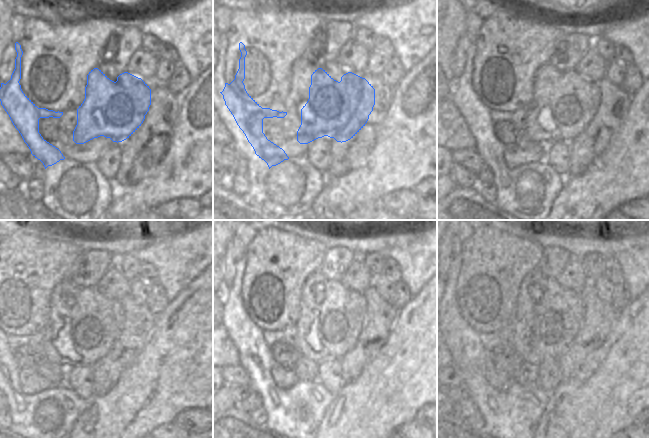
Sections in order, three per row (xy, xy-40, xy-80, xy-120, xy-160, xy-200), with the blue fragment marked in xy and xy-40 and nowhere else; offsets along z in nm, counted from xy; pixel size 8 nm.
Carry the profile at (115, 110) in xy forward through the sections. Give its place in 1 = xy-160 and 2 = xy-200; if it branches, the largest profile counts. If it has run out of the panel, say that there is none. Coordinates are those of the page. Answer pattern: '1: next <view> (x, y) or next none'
1: next xy-160 (291, 335)
2: next xy-200 (522, 342)

